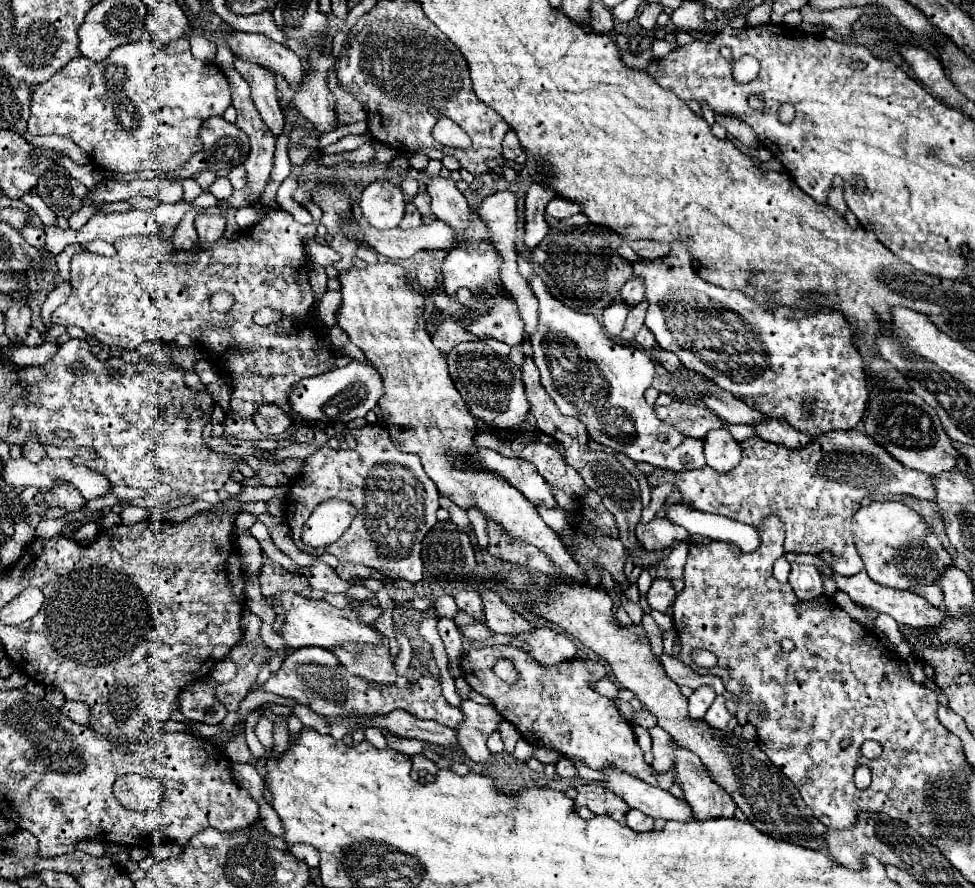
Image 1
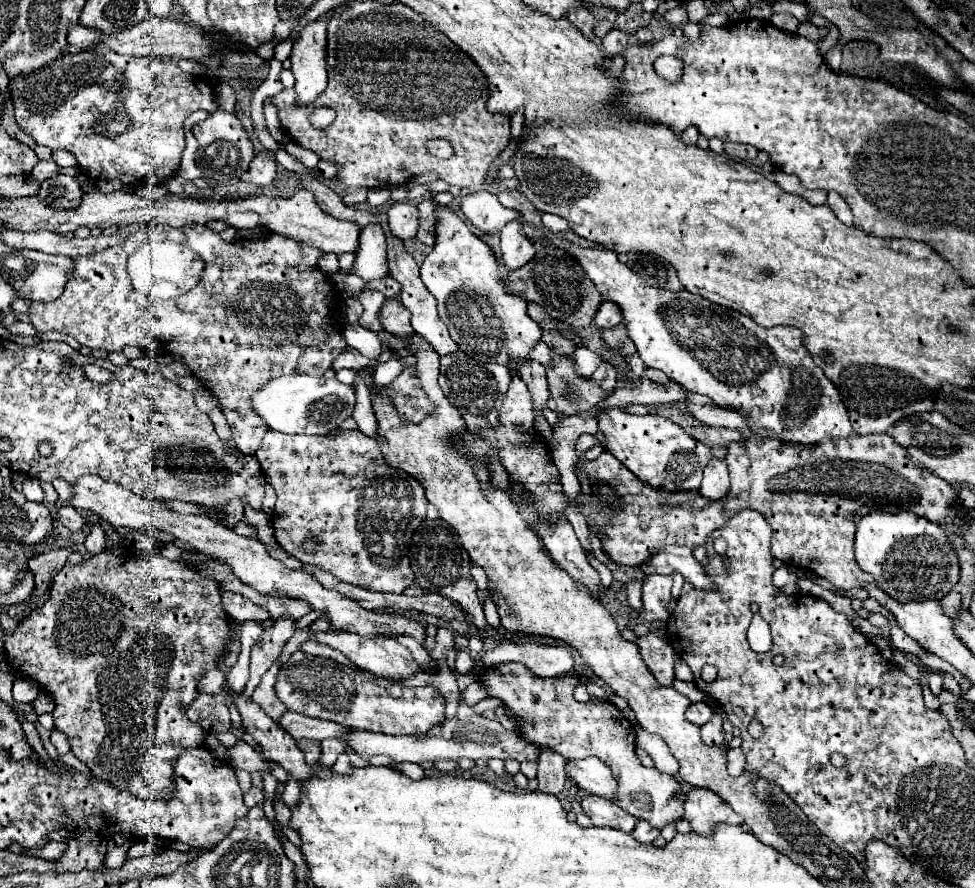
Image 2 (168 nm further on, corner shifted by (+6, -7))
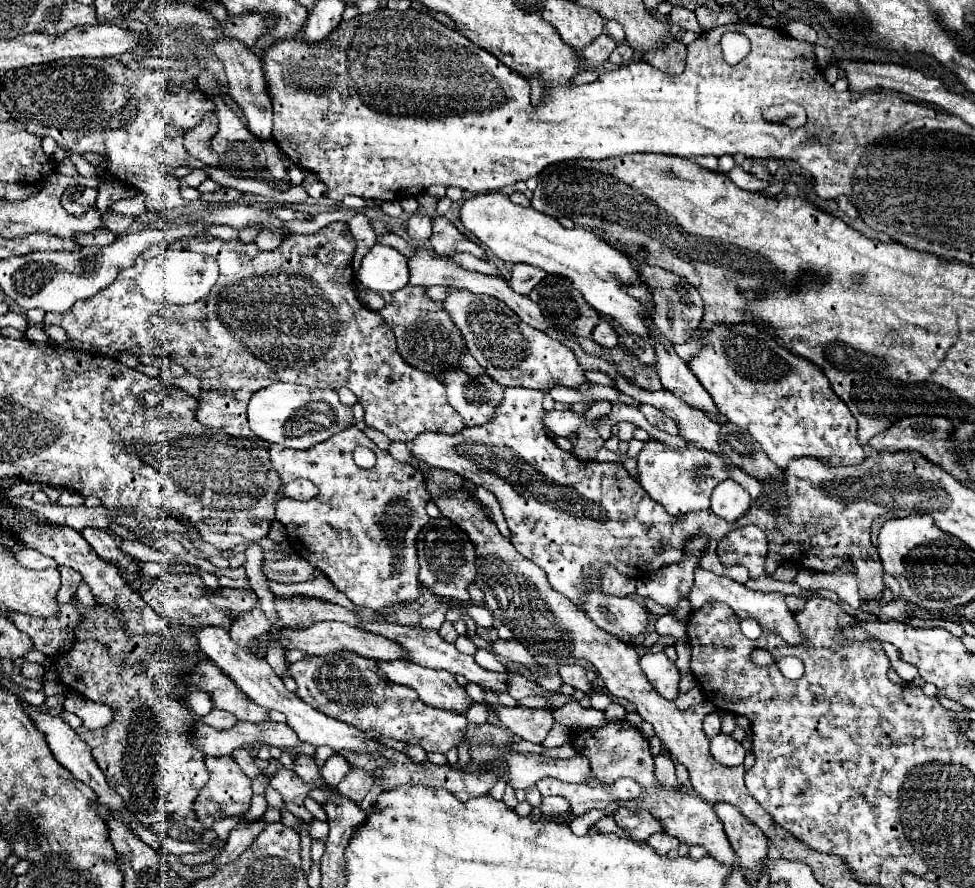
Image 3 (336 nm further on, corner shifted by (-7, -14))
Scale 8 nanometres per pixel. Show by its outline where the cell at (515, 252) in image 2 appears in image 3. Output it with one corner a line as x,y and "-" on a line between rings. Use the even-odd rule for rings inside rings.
517,263
513,265
513,275
509,279
509,285
515,293
519,295
529,295
533,291
533,287
545,277
545,271
539,267
531,267
531,265
523,265

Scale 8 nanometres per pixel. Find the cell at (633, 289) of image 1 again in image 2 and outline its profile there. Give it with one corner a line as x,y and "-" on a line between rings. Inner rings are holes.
602,302
600,310
598,310
596,318
594,318
594,324
598,328
606,330
606,328
616,326
618,322
622,322
622,310
620,310
620,306
612,304
612,302

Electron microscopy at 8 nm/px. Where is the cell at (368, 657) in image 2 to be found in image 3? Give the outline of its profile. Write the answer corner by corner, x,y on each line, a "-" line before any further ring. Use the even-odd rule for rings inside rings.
391,661
379,663
379,669
391,683
407,685
417,691
419,699
437,709
449,709
457,713
467,713
475,703
465,687
457,685
455,675
449,671
437,671
421,667
413,661

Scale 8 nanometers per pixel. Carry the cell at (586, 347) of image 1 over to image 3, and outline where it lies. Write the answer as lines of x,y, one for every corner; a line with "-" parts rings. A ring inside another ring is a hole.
647,441
643,451
637,455
637,463
639,463
639,483
651,495
651,499
655,499
665,507
669,515
707,511
713,489
727,477
737,481
741,487
745,487
745,491
749,491
751,499
759,507
763,507
763,503
769,503
761,483
755,481
751,475
739,471
737,467
725,469
719,457
707,457
705,451
699,451
697,447
691,447
691,445
681,451
681,449
671,449
659,441

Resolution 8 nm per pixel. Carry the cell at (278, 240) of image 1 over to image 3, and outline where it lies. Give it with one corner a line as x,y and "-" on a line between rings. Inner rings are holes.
335,221
318,231
313,235
289,235
281,241
281,245
273,251
261,251
255,243
241,243
239,239
233,239
233,241
221,241
221,239
215,239
211,241
209,239
209,257
213,261
217,261
217,267
219,267
219,275
217,275
217,281
213,285
201,283
201,293
189,301
183,301
179,293
175,293
173,289
173,295
175,297
149,297
149,269
143,271
143,275
133,275
133,267
129,269
123,269
117,279
105,287
103,291
99,291
95,297
89,297
89,299
83,299
83,301
77,301
69,311
65,313
45,313
45,319
43,323
45,325
59,325
67,331
67,337
69,339
75,339
75,341
81,341
81,343
89,343
93,347
111,347
115,351
121,351
121,353
131,353
135,357
141,357
141,355
155,355
155,357
163,357
163,359
173,359
175,363
183,365
187,369
187,373
195,375
199,381
201,381
201,393
197,397
197,409
195,409
195,417
201,425
205,427
211,427
211,429
219,429
219,431
225,431
229,435
235,435
235,437
249,437
255,441
255,437
251,435
251,429
247,427
247,403
251,399
251,395
271,383
301,383
301,385
307,385
307,387
317,387
317,389
333,389
337,391
339,387
347,387
349,391
353,391
359,399
359,403
363,405
365,409
365,423
367,427
371,429
377,429
381,433
385,433
391,441
401,441
401,443
407,443
411,441
415,435
423,433
423,431
439,431
439,433
445,433
445,435
455,435
459,431
465,429
463,425
463,419
461,415
449,405
447,401
447,395
445,395
445,385
435,377
435,375
427,375
411,365
407,365
401,355
397,353
397,347
395,347
395,335
391,331
391,327
381,319
379,313
371,311
359,297
357,293
357,287
355,287
355,281
353,281
353,267
351,267
351,259
353,259
355,251
355,239
352,237
347,223
343,221
-
295,295
295,299
307,299
309,297
309,303
307,301
299,301
295,305
291,305
287,299
291,299

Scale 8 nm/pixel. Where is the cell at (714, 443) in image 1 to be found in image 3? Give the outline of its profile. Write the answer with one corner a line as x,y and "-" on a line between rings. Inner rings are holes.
725,479
715,487
713,497
711,497
711,511
725,519
725,521
737,521
743,515
747,515
751,509
751,497
749,493
739,487
733,479

